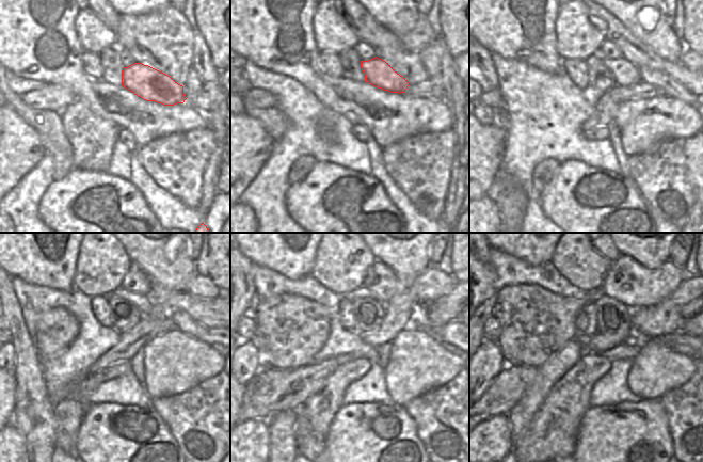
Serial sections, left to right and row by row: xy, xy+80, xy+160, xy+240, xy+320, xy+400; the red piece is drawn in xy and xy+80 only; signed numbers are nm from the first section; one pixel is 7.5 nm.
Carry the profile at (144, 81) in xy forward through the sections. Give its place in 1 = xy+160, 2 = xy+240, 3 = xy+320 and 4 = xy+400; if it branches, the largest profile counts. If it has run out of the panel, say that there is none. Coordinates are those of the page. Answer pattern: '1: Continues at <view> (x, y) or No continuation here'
1: Continues at xy+160 (625, 74)
2: Continues at xy+240 (144, 303)
3: Continues at xy+320 (362, 291)
4: Continues at xy+400 (534, 322).

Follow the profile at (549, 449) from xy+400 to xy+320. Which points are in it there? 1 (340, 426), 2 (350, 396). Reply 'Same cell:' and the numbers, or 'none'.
Same cell: none

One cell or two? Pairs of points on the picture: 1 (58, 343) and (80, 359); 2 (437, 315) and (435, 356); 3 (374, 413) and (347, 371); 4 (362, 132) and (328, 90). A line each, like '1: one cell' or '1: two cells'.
1: two cells
2: two cells
3: two cells
4: two cells

